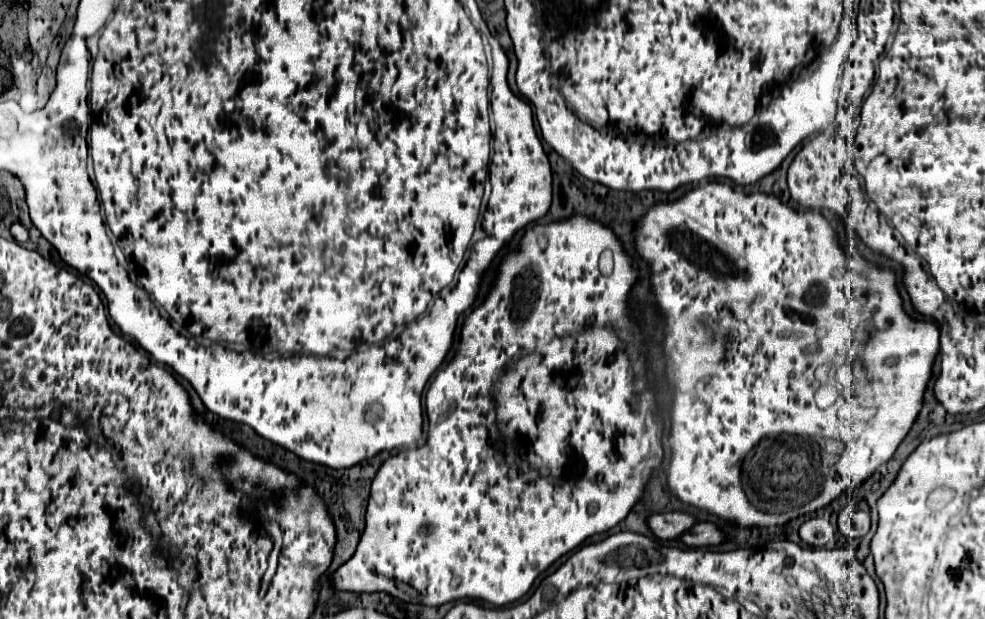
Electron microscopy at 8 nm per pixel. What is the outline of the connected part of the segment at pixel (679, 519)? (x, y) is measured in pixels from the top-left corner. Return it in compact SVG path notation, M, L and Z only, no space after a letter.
M667 512L667 514L655 514L649 518L649 526L653 534L661 540L675 540L681 534L685 534L693 524L697 522L695 516L687 512Z

